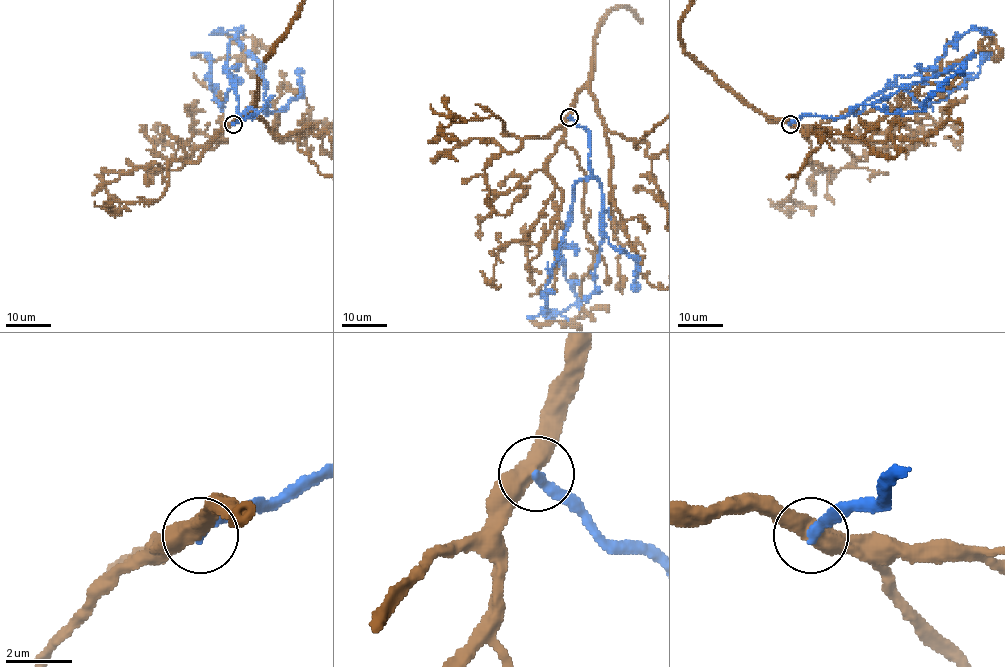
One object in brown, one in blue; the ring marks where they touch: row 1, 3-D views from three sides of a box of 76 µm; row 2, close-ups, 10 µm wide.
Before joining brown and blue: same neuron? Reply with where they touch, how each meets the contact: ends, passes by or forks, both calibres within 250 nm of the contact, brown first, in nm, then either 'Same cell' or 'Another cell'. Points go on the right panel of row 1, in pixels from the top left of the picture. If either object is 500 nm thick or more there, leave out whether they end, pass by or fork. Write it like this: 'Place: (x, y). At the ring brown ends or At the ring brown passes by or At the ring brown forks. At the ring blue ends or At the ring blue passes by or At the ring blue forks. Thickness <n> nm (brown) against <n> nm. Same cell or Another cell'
Place: (790, 124). Thickness 500 nm (brown) against 320 nm. Another cell

